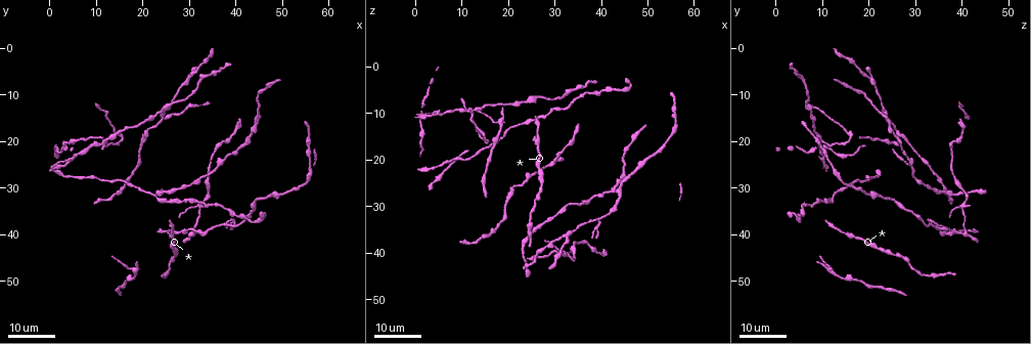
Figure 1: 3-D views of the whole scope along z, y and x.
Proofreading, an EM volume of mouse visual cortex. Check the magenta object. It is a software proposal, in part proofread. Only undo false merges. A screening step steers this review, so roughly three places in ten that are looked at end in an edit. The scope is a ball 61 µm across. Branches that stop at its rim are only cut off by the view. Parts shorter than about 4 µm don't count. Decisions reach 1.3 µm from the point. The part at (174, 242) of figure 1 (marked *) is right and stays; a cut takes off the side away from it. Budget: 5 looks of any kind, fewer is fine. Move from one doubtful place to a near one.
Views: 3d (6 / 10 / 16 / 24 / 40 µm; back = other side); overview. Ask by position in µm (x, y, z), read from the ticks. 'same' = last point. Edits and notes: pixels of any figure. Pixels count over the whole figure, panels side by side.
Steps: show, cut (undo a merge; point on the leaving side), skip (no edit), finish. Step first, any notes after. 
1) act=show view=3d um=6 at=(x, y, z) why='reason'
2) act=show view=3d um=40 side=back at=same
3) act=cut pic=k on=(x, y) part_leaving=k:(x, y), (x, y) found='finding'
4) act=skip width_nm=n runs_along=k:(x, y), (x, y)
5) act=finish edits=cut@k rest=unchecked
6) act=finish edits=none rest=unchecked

act=show view=3d um=16 at=(38.0, 38.0, 33.0) why='three arms meet'

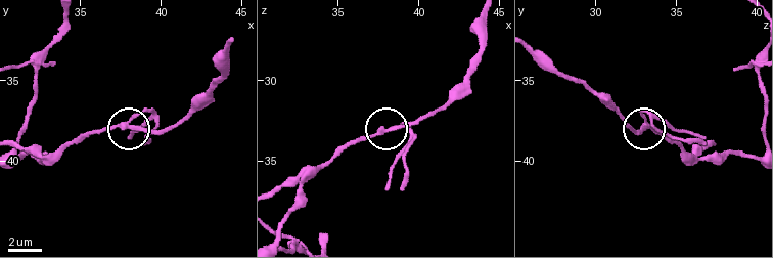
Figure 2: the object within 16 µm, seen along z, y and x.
act=show view=3d um=10 at=(38.0, 37.9, 33.0) why='zoom in'

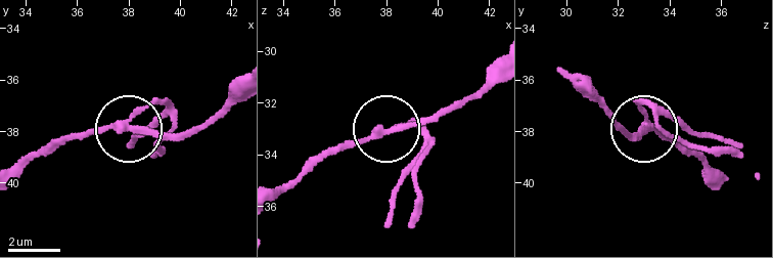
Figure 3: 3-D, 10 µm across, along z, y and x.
act=skip width_nm=230 found='one neuron here'

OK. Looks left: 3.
act=show view=3d um=16 at=(26.5, 40.5, 16.0) why='three arms meet'

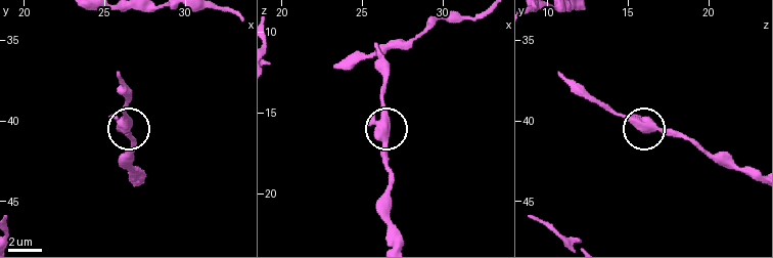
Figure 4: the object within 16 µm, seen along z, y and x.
act=show view=3d um=10 at=(26.1, 40.6, 16.1)

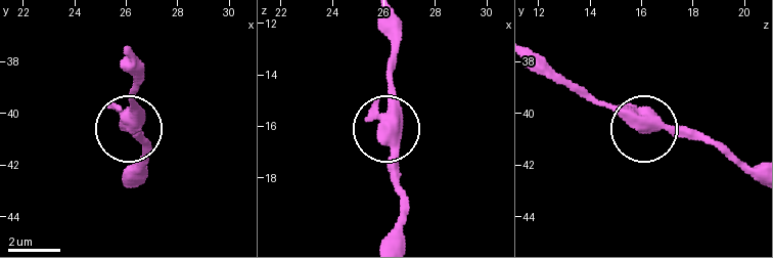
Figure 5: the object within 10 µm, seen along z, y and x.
act=skip width_nm=450 runs_along=5:(734, 158), (690, 138), (631, 127), (574, 81) found='continuous, no second neuron'

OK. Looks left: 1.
act=finish edits=none rest=unchecked

